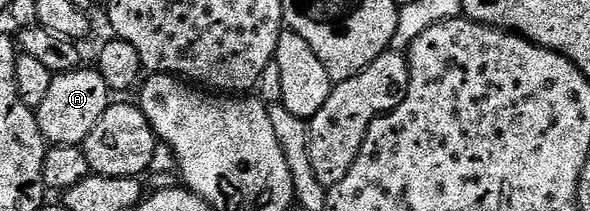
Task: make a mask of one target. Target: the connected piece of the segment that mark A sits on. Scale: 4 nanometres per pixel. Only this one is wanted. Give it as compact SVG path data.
M87 66L75 68L73 72L57 72L50 82L50 90L42 106L34 109L36 121L45 141L53 144L83 145L85 138L98 126L98 118L106 114L110 103L110 90L98 70L92 72Z

